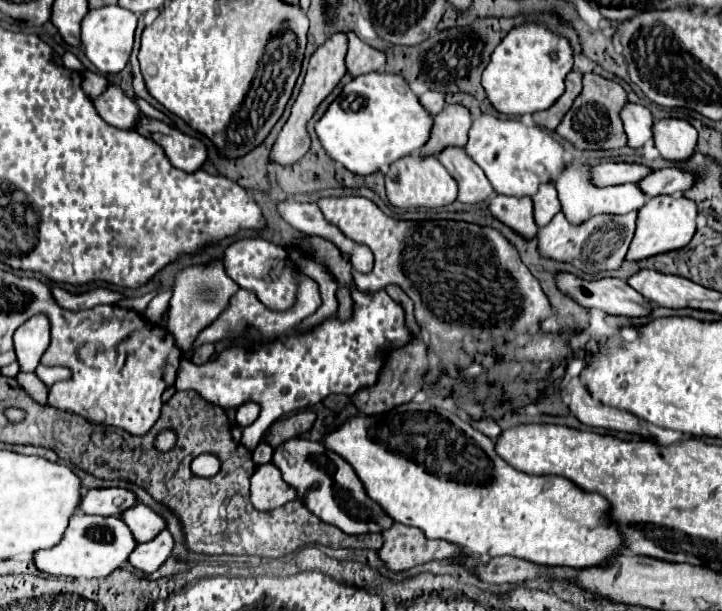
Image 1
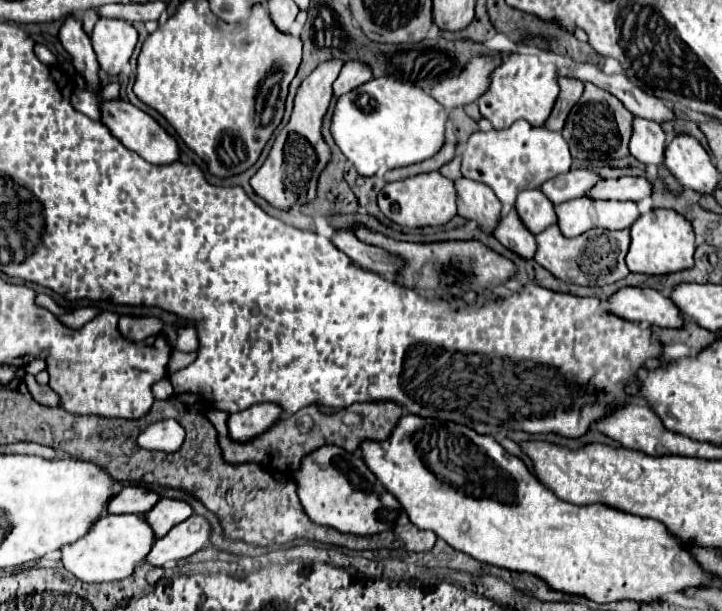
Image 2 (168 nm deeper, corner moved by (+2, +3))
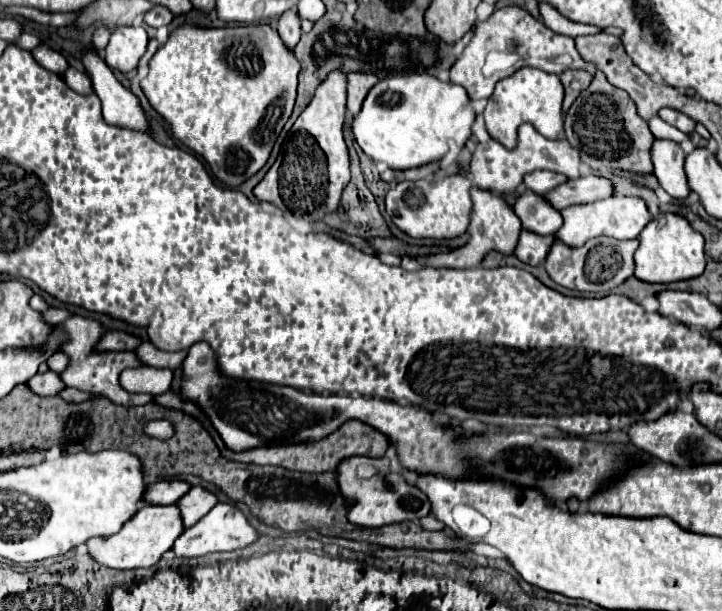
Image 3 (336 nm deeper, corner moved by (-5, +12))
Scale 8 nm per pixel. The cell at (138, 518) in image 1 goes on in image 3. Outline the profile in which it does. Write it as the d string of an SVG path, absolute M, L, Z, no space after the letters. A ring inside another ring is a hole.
M192 486L190 492L178 502L180 510L182 510L182 518L184 518L184 524L186 528L188 526L194 526L200 518L204 518L214 506L218 504L218 498L208 492L206 488L202 486Z

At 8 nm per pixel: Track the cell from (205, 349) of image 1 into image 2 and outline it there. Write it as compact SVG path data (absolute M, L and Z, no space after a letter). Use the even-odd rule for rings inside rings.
M173 351L173 353L171 353L171 359L169 359L169 373L173 373L173 371L177 371L177 369L183 369L183 367L191 365L195 359L197 359L197 351L193 351L193 353Z

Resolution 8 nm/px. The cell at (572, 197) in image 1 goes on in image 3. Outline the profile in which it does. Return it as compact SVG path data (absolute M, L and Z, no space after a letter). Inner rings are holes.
M612 196L612 198L606 198L606 200L592 202L592 204L570 206L570 208L562 210L562 218L564 218L564 224L556 232L556 238L570 248L578 248L578 246L582 246L588 240L598 238L598 236L610 236L610 238L616 238L616 240L638 238L642 228L652 220L644 200L634 198L634 196Z

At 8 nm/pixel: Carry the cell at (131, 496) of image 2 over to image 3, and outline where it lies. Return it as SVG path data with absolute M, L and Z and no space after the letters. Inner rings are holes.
M160 480L160 482L148 486L146 502L152 502L152 504L176 504L188 490L190 490L188 482Z

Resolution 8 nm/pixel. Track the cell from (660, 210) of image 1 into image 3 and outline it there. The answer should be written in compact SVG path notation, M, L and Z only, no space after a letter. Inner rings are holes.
M660 214L658 218L650 220L650 224L642 230L642 236L638 240L640 246L634 254L634 262L636 262L634 276L642 282L668 284L668 282L690 280L704 272L706 266L704 238L702 234L694 232L692 226L682 216Z

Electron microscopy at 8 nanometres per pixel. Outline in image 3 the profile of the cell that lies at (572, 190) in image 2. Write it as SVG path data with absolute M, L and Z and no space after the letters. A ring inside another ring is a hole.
M534 170L534 172L528 172L524 176L524 188L540 194L540 192L548 192L550 188L556 188L558 184L566 182L564 176L558 176L556 172L548 172L548 170Z

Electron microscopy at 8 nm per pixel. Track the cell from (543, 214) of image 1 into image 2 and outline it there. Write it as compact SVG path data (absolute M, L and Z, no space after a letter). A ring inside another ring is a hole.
M527 189L527 191L519 193L515 209L517 209L519 217L523 219L525 227L533 235L541 233L543 229L547 229L549 225L553 225L557 221L553 203L549 201L549 197L543 197L541 189Z

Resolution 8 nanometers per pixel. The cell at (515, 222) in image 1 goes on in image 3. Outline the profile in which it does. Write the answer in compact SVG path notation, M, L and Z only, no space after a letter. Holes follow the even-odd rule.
M524 232L518 240L518 248L516 248L516 258L528 266L540 266L548 252L550 246L554 244L554 236L534 236L532 232Z

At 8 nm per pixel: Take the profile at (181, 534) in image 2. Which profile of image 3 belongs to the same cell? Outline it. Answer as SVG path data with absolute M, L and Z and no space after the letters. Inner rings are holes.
M216 504L198 524L186 528L186 532L174 542L174 554L184 558L196 558L210 552L232 552L254 544L260 538L258 530L246 520L244 512L232 504Z

